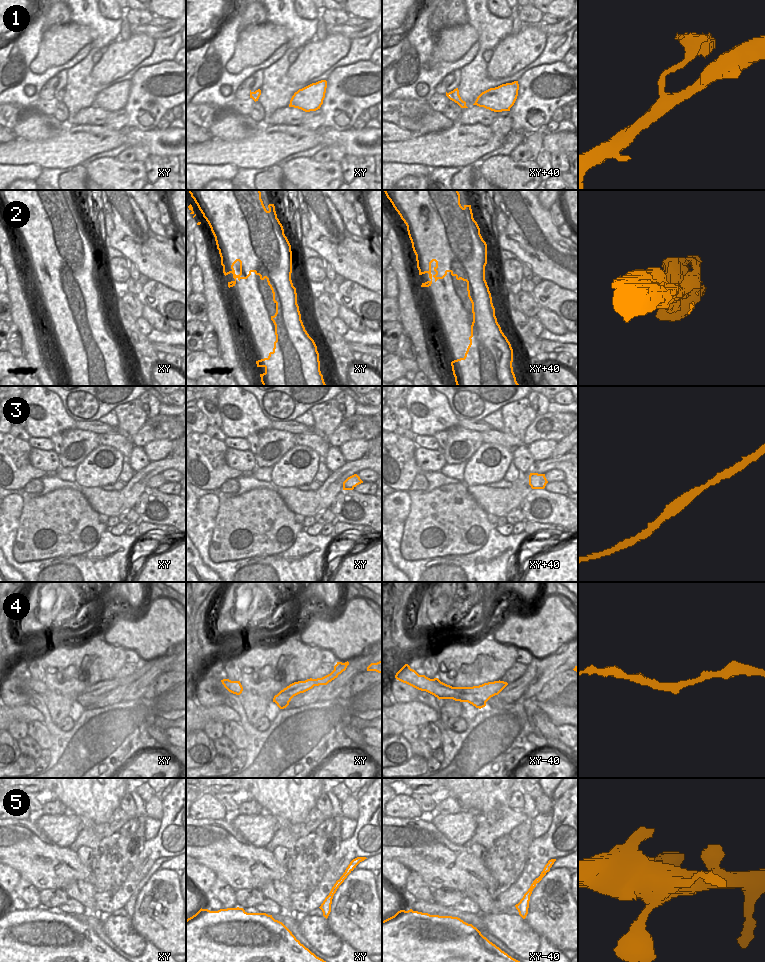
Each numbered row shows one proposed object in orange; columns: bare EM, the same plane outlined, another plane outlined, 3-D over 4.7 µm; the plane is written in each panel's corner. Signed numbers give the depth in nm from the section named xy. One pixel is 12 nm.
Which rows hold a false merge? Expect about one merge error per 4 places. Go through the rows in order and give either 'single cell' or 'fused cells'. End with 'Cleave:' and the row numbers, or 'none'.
1: single cell
2: fused cells
3: single cell
4: single cell
5: single cell
Cleave: 2

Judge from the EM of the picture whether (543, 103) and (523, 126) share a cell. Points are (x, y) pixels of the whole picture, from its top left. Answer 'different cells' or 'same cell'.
same cell

